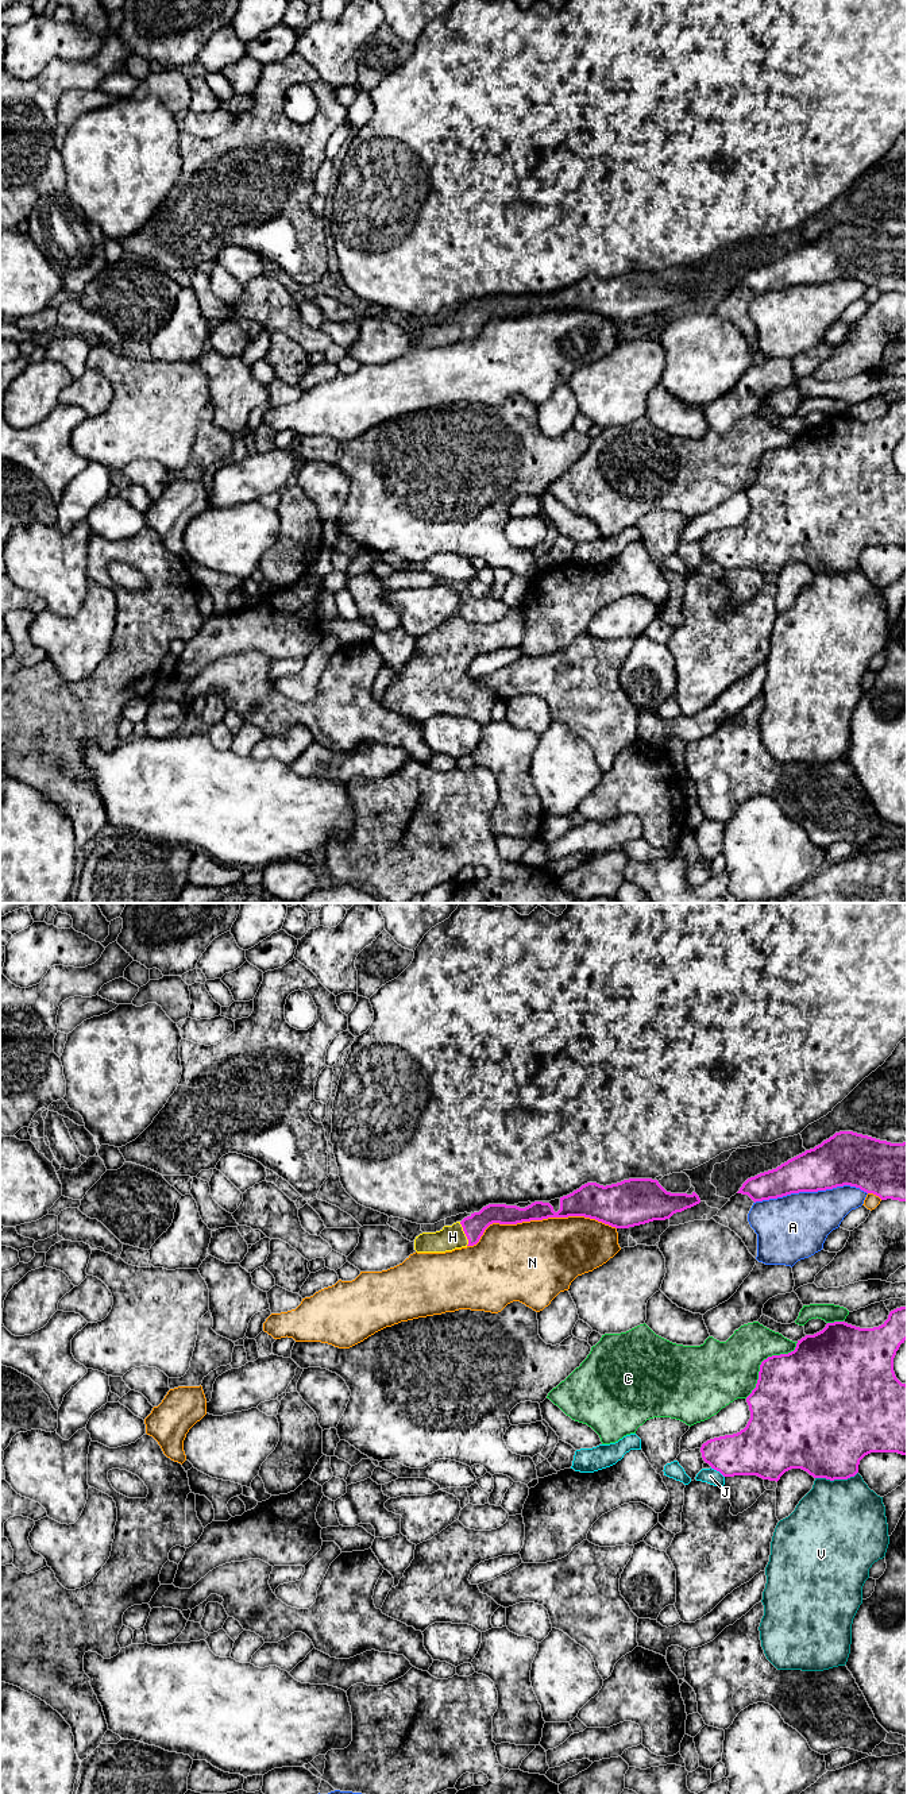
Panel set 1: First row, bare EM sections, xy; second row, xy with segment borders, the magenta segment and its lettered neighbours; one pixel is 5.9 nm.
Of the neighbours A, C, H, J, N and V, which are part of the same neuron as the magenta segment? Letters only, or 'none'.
H

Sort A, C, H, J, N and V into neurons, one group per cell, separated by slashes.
A / C / H / J / N / V

